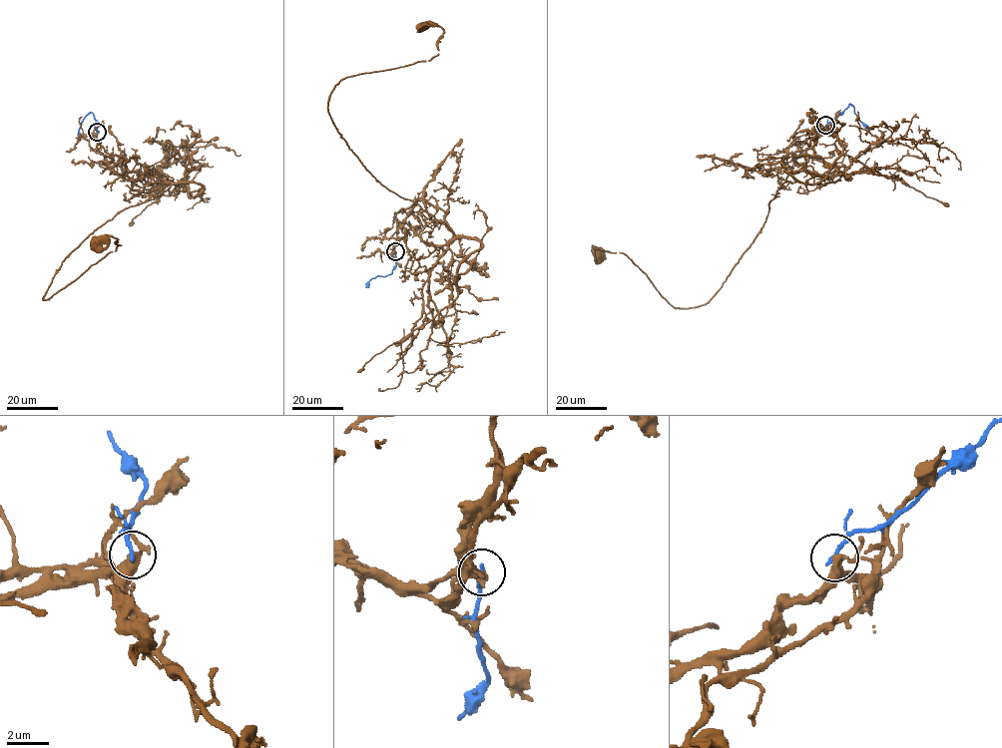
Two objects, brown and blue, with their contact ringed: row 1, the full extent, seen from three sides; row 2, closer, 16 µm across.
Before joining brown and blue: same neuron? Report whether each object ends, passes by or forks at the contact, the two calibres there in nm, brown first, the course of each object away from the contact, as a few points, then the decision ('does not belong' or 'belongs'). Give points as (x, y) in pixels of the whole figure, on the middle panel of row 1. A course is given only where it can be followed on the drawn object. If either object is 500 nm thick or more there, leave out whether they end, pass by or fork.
calibres 550 and 200 nm; course brown (395, 251), (411, 227), (455, 236), (378, 181), (327, 107), (342, 79), (436, 56), (443, 30), (423, 26); course blue (395, 251), (396, 264), (391, 273), (372, 277), (365, 287); does not belong

